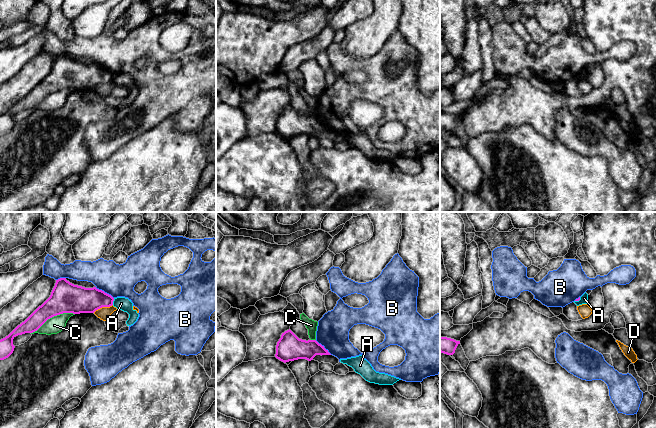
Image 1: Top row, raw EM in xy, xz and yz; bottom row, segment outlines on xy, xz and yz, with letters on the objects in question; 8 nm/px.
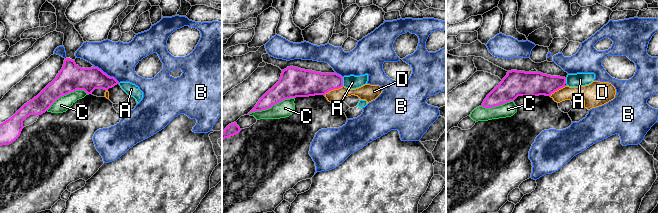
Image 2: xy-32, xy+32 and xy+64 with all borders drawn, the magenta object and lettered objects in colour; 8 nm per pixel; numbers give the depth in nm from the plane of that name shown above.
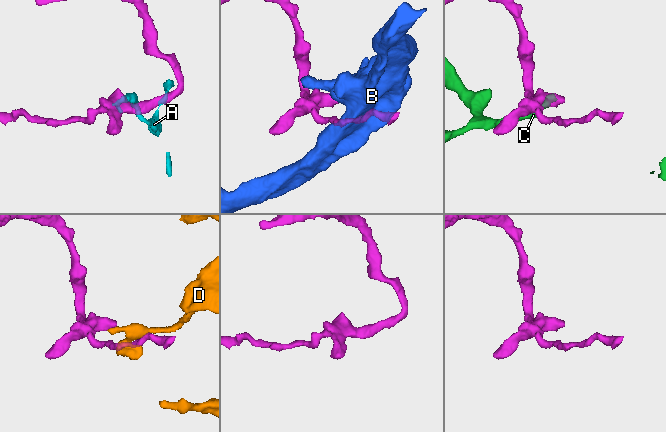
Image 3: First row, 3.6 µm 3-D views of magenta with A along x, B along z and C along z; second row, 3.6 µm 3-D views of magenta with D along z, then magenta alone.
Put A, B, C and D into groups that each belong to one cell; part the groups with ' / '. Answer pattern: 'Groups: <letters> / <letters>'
Groups: A / B / C / D

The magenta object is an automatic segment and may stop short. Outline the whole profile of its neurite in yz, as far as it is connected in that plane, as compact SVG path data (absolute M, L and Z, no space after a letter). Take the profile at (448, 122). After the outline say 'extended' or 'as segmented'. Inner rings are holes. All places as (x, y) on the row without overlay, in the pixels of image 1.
M440 113L440 128L447 131L453 131L459 120L460 117L447 113Z; as segmented

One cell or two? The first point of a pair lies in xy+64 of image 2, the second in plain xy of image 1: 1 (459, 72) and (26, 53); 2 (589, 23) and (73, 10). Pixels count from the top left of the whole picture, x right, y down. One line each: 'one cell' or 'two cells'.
1: one cell
2: one cell

